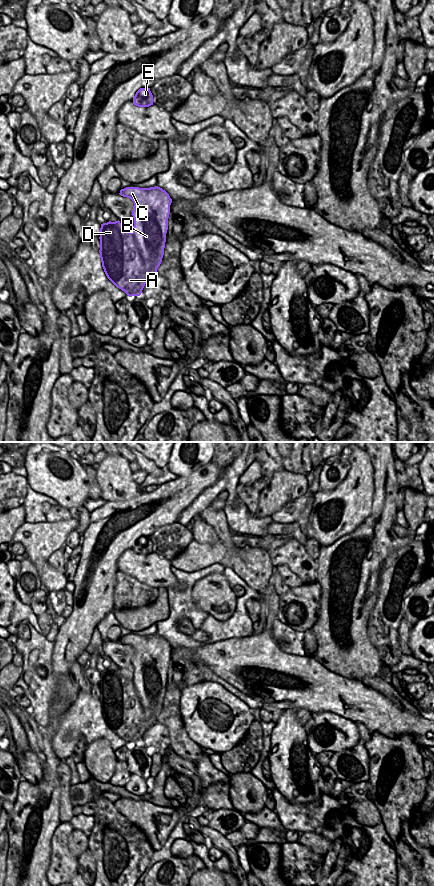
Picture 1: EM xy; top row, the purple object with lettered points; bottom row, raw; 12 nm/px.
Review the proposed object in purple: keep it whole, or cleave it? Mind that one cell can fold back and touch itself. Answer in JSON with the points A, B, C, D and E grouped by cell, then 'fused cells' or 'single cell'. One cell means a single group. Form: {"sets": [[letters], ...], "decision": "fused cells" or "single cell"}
{"sets": [["A", "D", "E"], ["B", "C"]], "decision": "fused cells"}

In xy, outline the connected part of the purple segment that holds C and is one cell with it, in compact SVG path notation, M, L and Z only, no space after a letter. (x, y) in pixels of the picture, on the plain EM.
M158 634L126 635L121 637L119 642L134 650L131 662L134 666L134 687L143 710L152 717L147 727L139 727L138 731L131 735L135 740L134 744L140 744L143 738L139 737L141 732L146 732L157 723L157 716L162 710L172 647Z

